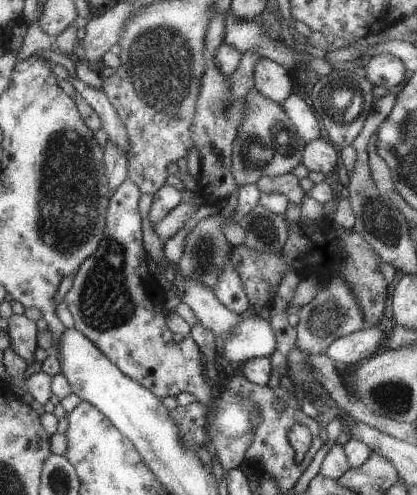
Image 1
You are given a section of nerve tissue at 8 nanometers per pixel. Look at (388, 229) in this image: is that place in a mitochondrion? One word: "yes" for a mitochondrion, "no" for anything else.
yes

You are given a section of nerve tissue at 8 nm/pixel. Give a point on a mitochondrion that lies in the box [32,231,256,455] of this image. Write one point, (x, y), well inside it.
(107, 299)

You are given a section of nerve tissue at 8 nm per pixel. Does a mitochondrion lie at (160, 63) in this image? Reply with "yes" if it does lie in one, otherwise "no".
yes

